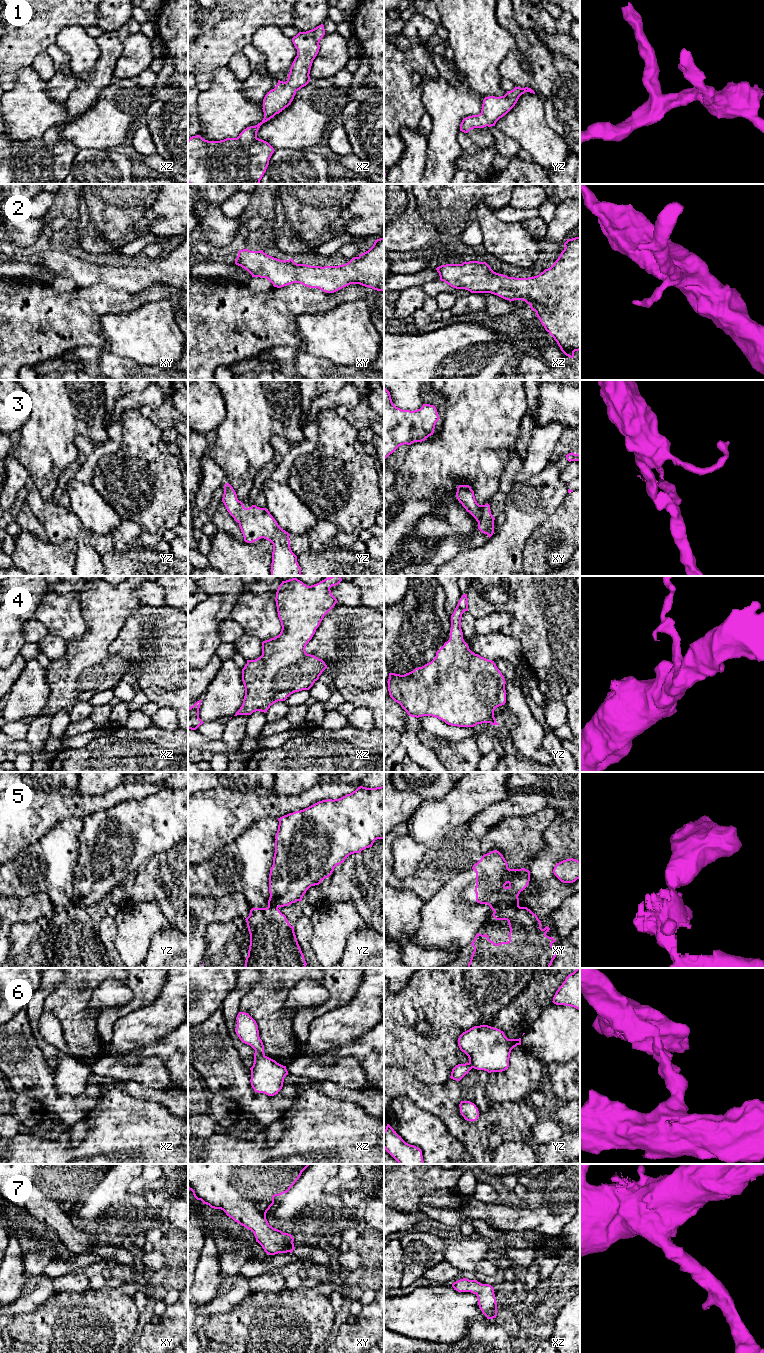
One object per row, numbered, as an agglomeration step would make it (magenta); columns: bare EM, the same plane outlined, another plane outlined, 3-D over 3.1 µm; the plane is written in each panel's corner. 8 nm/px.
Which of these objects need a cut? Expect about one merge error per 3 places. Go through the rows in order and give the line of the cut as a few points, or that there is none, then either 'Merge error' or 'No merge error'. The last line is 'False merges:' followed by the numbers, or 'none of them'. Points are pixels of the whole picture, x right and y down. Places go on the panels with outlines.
1: No split. No merge error
2: No split. No merge error
3: No split. No merge error
4: No split. No merge error
5: Split along xy (518, 905), (510, 908), (499, 908), (494, 911). Merge error
6: Split along xz (255, 1050), (264, 1055). Merge error
7: No split. No merge error
False merges: 5, 6

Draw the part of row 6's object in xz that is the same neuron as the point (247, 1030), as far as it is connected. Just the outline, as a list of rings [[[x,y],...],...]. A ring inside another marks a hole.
[[[239,1012],[237,1017],[237,1026],[235,1032],[239,1039],[250,1045],[255,1051],[258,1051],[265,1055],[264,1045],[259,1037],[259,1030],[256,1021],[245,1012]]]

